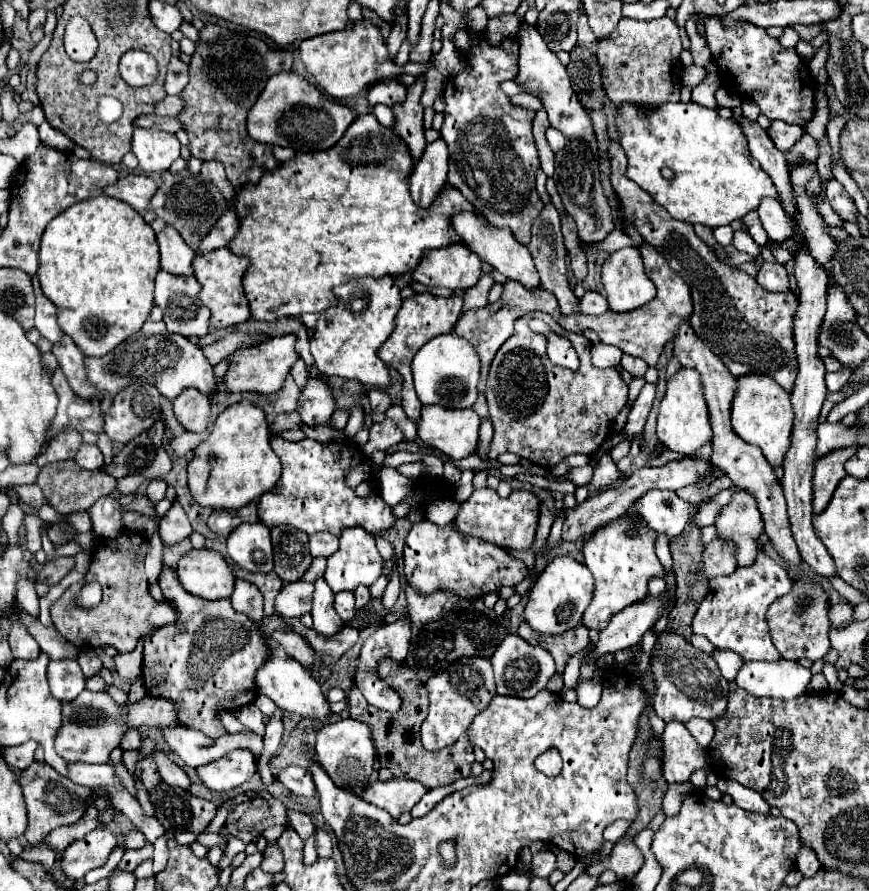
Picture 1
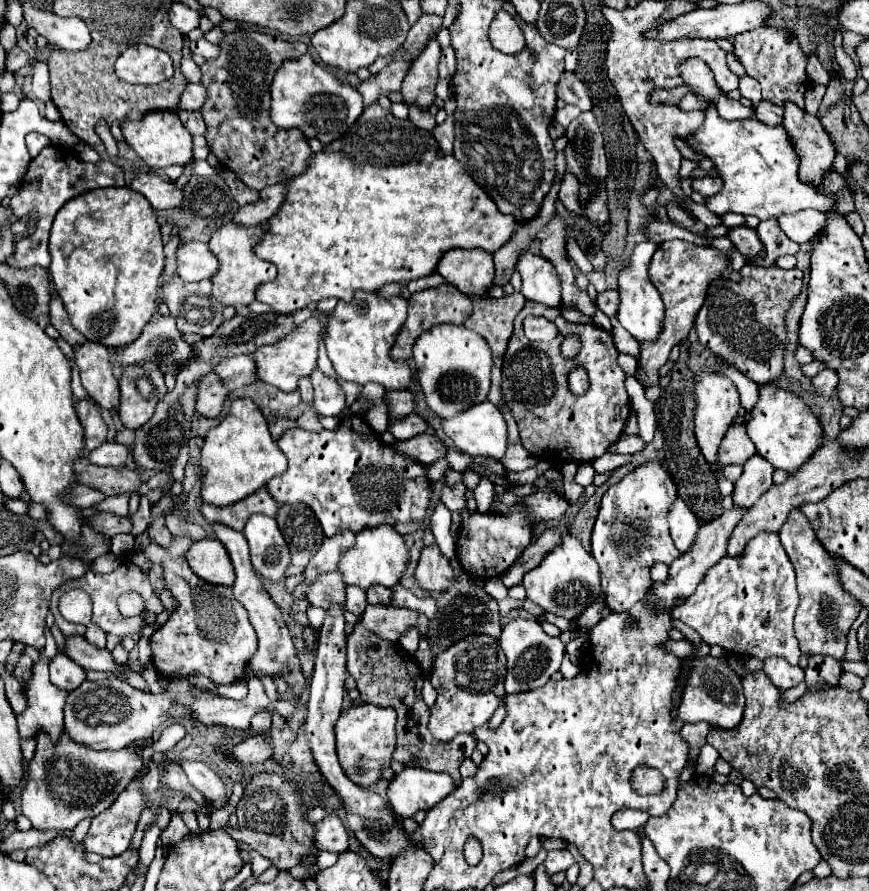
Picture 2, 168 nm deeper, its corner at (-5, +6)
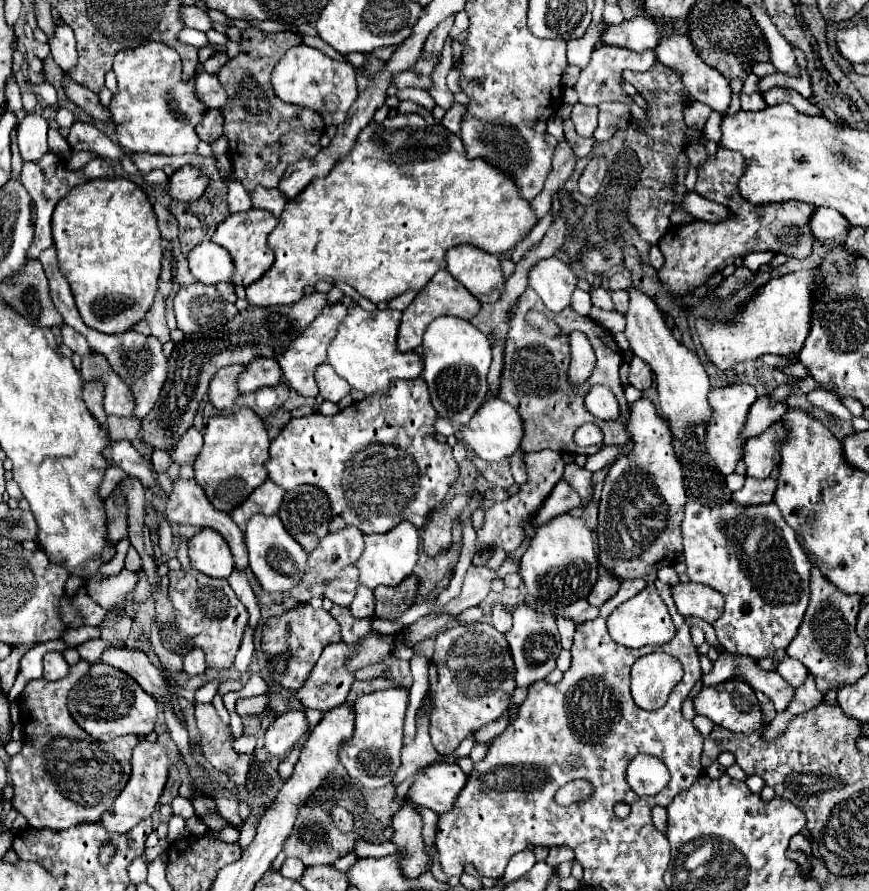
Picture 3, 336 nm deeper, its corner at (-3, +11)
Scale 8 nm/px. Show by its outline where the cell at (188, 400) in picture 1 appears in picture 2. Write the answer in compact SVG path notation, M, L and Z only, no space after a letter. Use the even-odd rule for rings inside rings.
M210 372L208 376L204 376L204 380L198 386L196 410L206 418L216 418L220 414L226 398L228 398L228 390L224 388L220 376Z

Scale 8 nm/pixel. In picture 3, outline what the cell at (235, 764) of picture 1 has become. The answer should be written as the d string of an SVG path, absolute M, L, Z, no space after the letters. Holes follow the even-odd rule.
M290 711L282 717L276 717L264 735L264 749L270 755L286 755L300 739L304 739L306 727L308 723L302 711Z

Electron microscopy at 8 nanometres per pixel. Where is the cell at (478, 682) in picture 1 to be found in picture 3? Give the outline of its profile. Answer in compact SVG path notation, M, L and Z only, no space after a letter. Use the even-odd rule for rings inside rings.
M470 623L436 635L430 665L430 735L434 749L448 757L466 735L502 717L514 691L514 661L502 633L488 623Z

